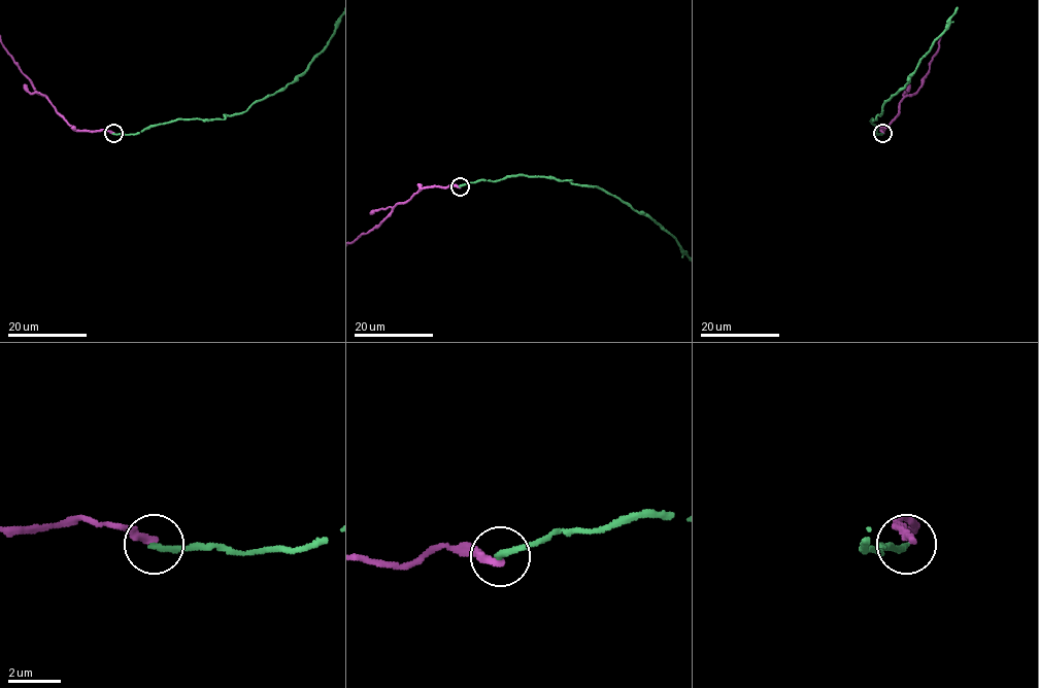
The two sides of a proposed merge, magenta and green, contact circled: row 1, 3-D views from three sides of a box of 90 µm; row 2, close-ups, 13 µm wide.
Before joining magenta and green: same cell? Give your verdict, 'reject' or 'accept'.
reject

